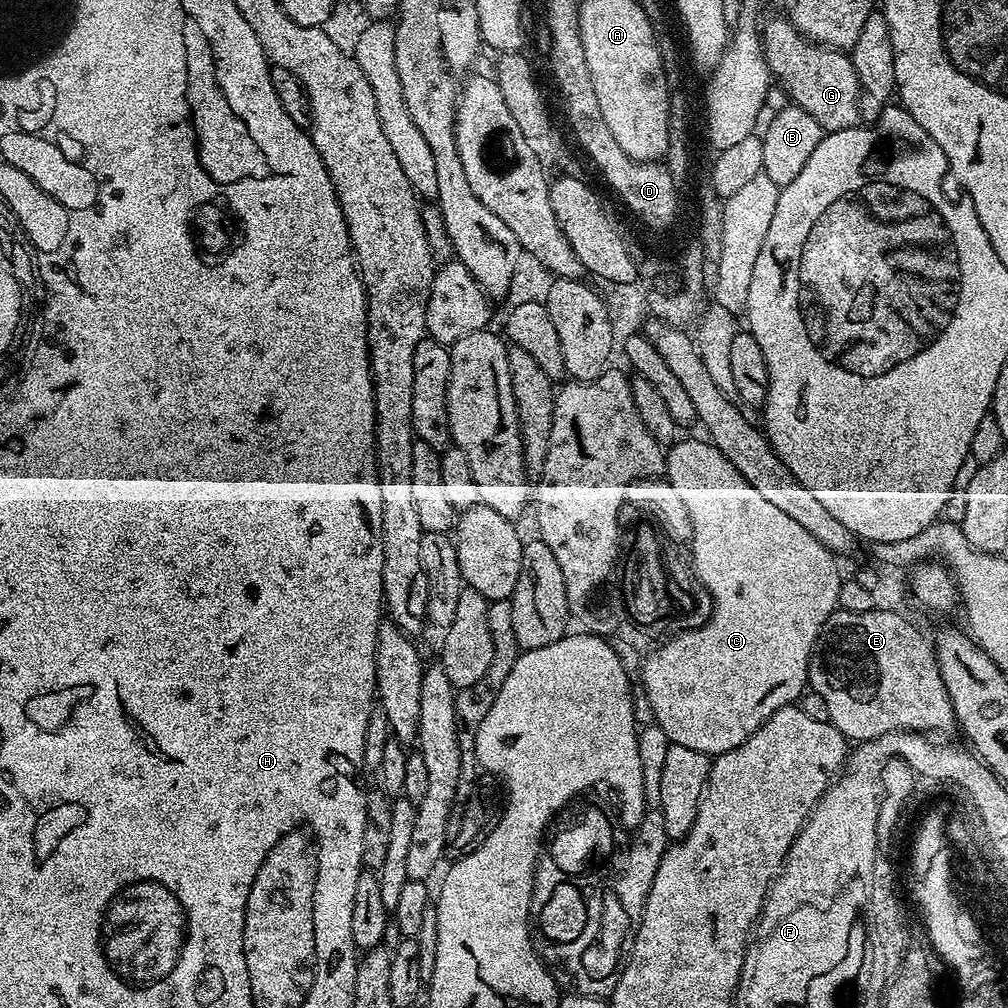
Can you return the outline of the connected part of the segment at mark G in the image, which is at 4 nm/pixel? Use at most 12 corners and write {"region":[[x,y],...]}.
{"region":[[786,18],[762,28],[768,71],[825,133],[861,123],[847,51]]}

